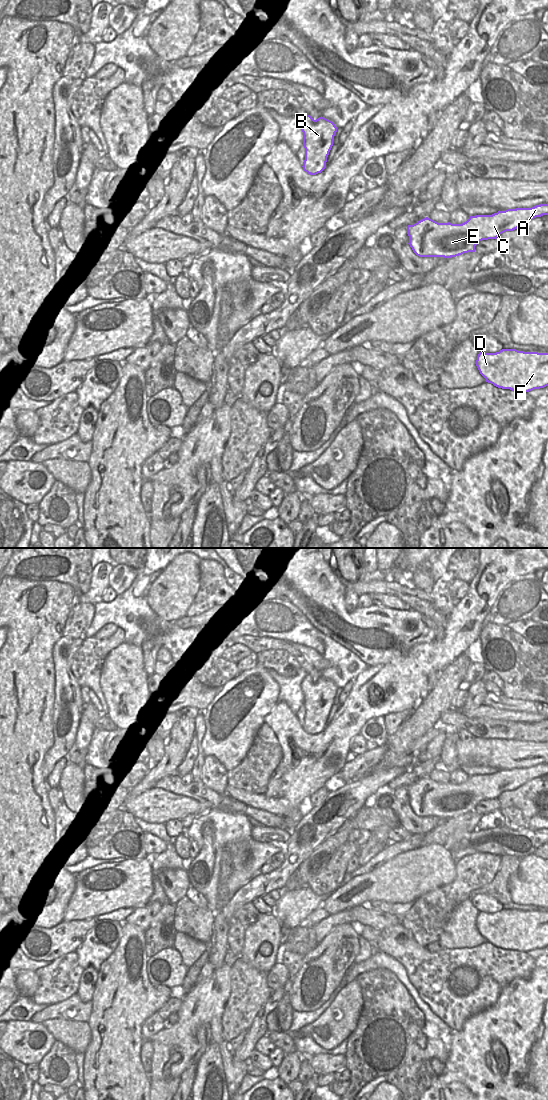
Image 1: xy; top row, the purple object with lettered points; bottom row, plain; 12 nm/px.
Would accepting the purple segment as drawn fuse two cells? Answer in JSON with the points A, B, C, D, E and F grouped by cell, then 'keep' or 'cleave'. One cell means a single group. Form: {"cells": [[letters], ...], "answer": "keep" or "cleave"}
{"cells": [["A", "B", "C", "D", "E", "F"]], "answer": "keep"}

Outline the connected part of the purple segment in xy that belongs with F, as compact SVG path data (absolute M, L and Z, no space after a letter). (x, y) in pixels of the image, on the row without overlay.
M502 909L496 913L479 912L475 922L486 942L502 949L529 952L548 946L548 913Z

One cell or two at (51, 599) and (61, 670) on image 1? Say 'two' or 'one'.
two

